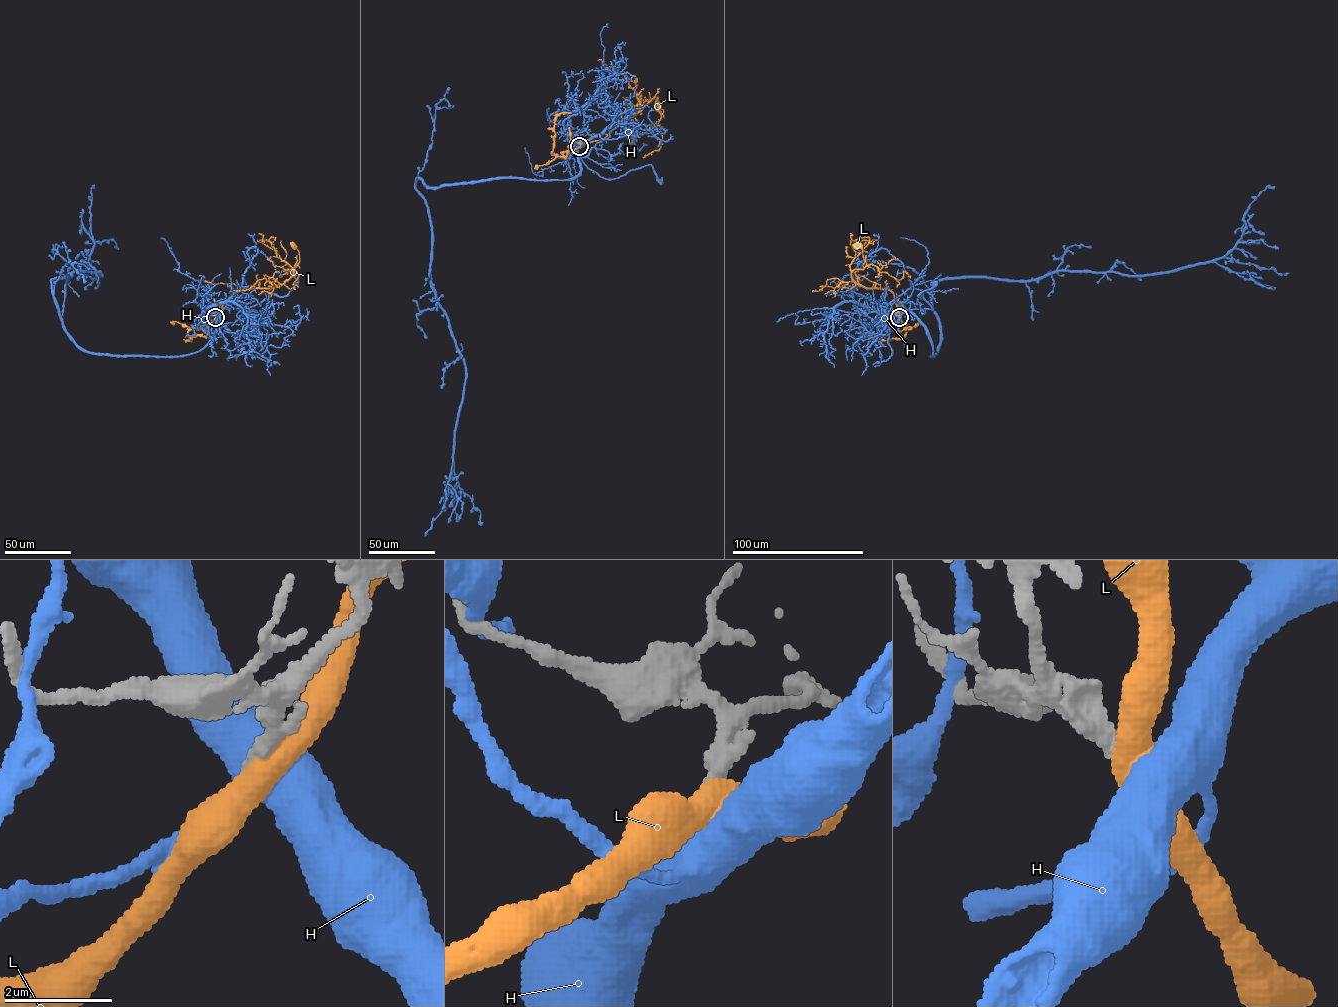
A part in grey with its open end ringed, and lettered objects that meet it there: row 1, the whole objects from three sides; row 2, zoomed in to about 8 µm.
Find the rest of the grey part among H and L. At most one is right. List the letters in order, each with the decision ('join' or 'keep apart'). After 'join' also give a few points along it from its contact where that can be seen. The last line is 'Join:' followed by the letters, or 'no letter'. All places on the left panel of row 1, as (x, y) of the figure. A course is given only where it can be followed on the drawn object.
H: keep apart
L: keep apart
Join: no letter

